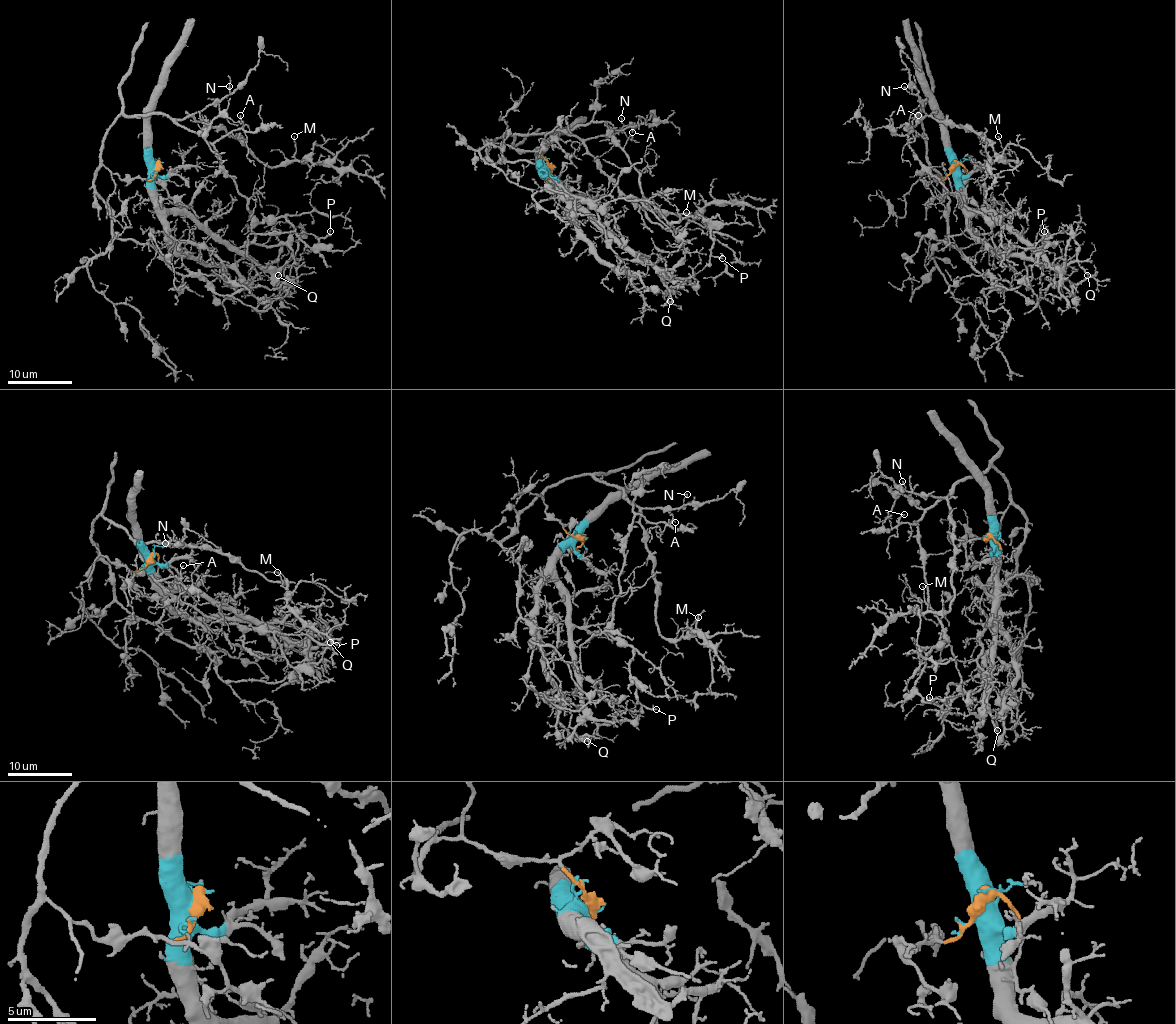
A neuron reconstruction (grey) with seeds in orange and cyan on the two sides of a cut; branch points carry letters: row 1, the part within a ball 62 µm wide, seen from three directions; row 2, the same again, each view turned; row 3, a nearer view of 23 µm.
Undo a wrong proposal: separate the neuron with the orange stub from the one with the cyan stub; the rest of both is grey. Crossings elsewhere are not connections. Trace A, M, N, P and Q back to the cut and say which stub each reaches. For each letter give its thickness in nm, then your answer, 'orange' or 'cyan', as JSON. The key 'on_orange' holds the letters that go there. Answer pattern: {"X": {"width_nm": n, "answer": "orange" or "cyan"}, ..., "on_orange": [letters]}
{"A": {"width_nm": 100, "answer": "orange"}, "M": {"width_nm": 110, "answer": "orange"}, "N": {"width_nm": 120, "answer": "orange"}, "P": {"width_nm": 130, "answer": "orange"}, "Q": {"width_nm": 110, "answer": "cyan"}, "on_orange": ["A", "M", "N", "P"]}

